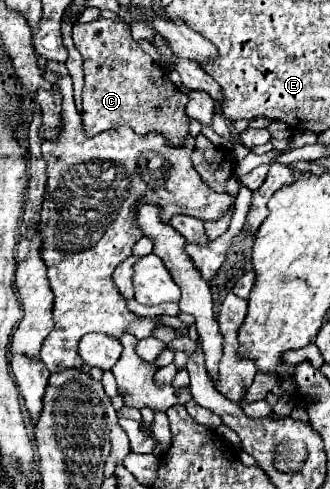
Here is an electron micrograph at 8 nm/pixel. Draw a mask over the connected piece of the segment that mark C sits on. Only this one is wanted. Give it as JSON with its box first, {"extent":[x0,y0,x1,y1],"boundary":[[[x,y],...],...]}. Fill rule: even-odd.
{"extent":[72,18,190,146],"boundary":[[[98,18],[88,24],[74,26],[72,40],[83,58],[82,128],[88,138],[118,124],[128,124],[138,136],[160,132],[168,146],[184,146],[190,134],[190,122],[184,112],[188,96],[178,92],[168,72],[158,66],[132,38],[130,28],[119,20]]]}

